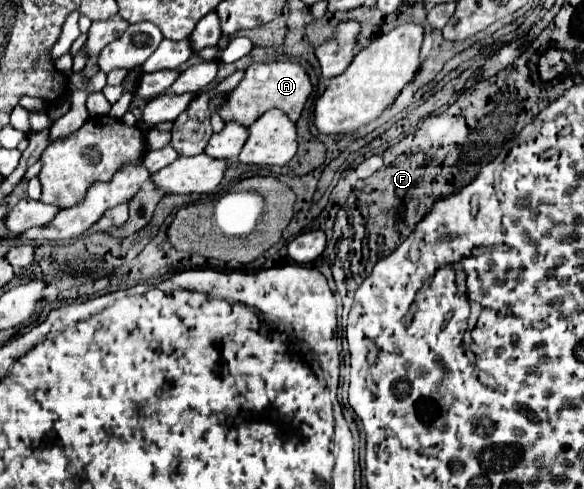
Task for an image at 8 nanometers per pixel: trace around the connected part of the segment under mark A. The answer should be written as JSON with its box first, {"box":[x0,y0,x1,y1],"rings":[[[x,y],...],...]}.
{"box":[218,62,312,126],"rings":[[[262,62],[262,64],[250,64],[246,68],[246,74],[242,78],[242,82],[226,94],[226,102],[222,106],[218,106],[218,116],[230,124],[242,124],[242,126],[250,126],[258,116],[262,116],[266,110],[270,108],[280,108],[282,112],[286,112],[286,116],[296,122],[308,96],[312,92],[312,84],[308,74],[304,72],[304,68],[296,62]]]}

